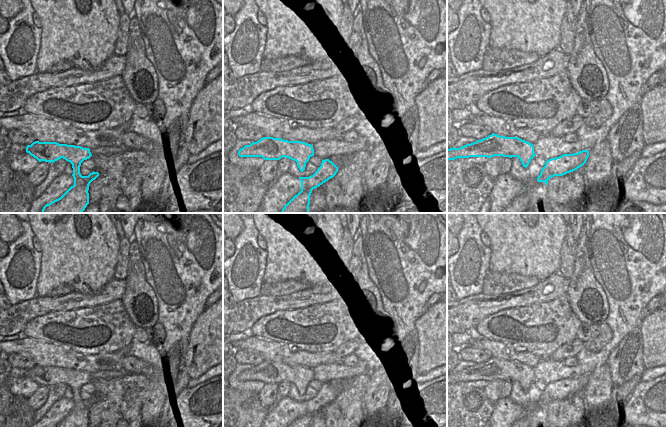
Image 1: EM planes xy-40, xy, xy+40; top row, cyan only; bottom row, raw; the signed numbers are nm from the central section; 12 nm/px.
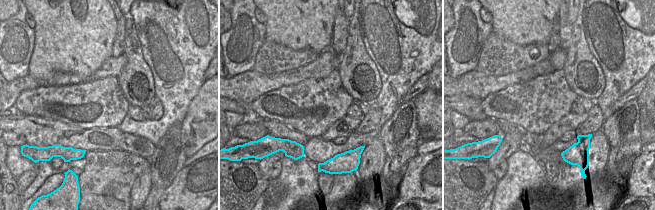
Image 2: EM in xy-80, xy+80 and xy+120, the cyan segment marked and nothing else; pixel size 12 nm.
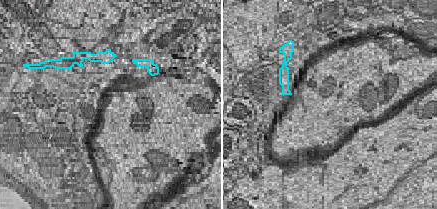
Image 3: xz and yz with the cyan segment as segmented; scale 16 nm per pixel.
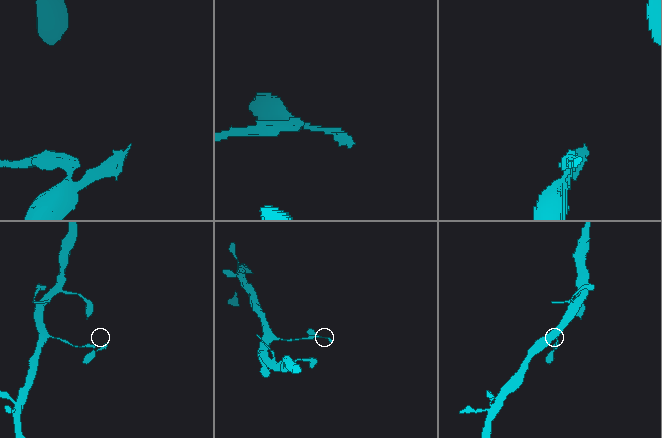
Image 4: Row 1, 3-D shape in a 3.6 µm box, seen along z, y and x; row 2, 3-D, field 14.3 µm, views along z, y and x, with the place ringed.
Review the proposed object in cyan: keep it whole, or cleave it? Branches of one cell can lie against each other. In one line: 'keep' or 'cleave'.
cleave

